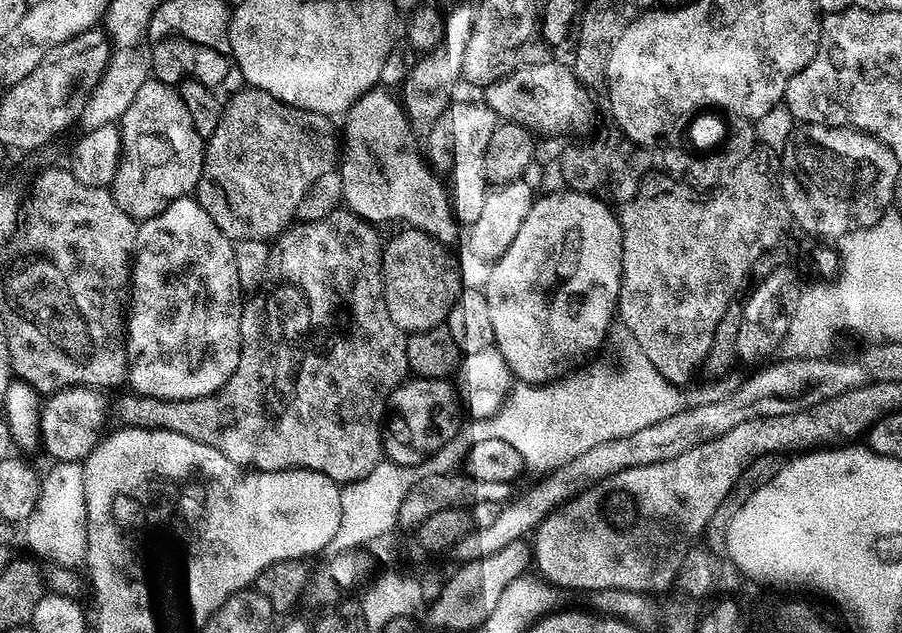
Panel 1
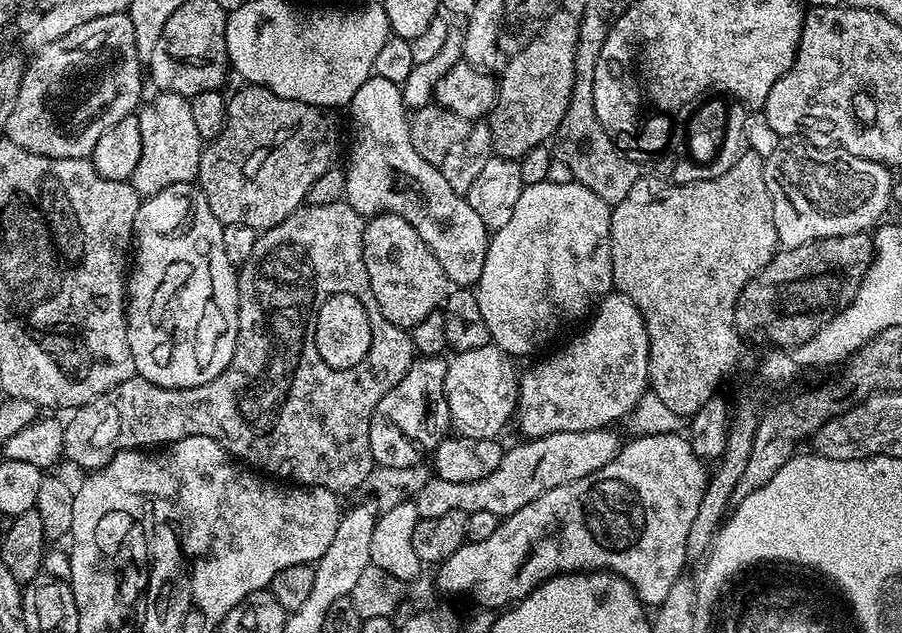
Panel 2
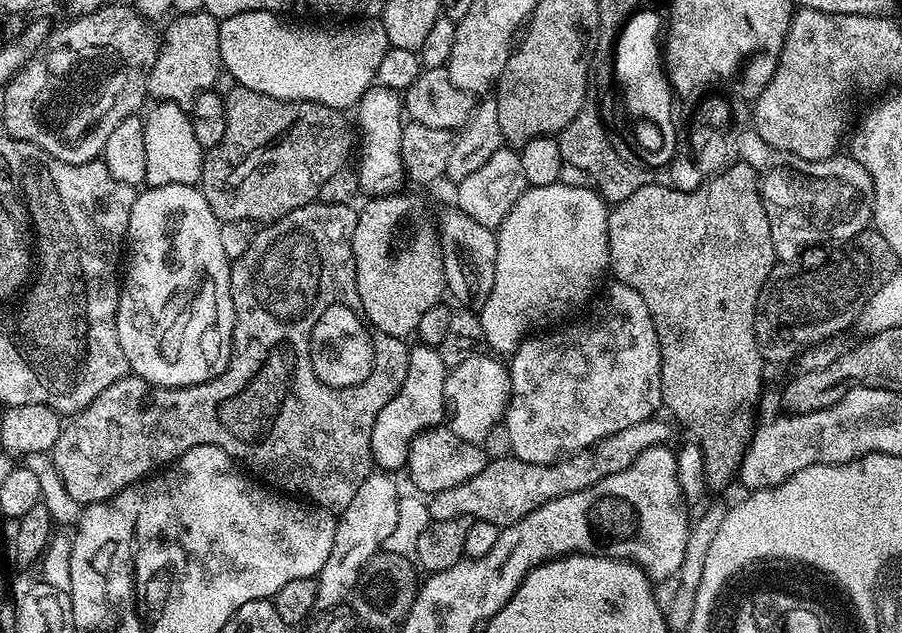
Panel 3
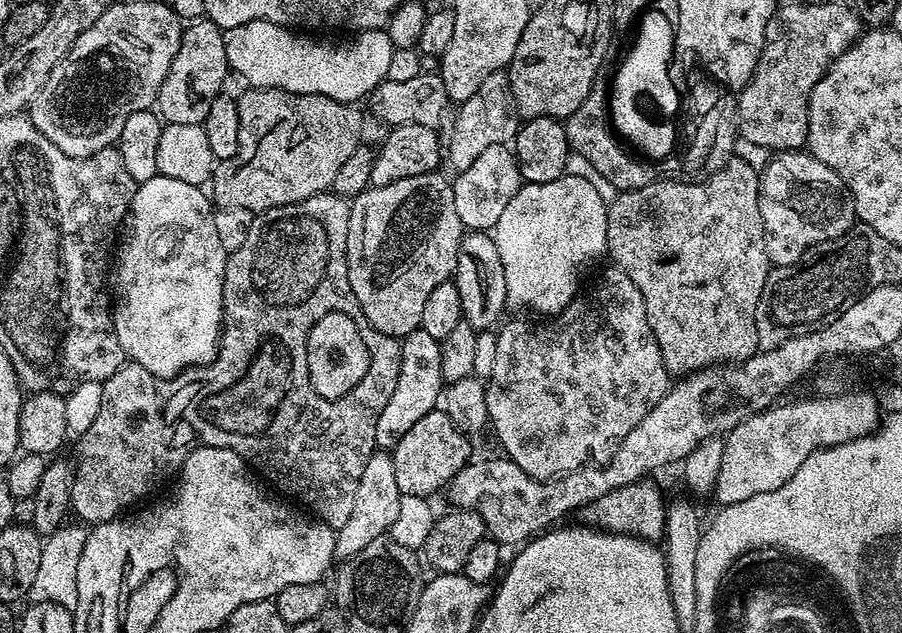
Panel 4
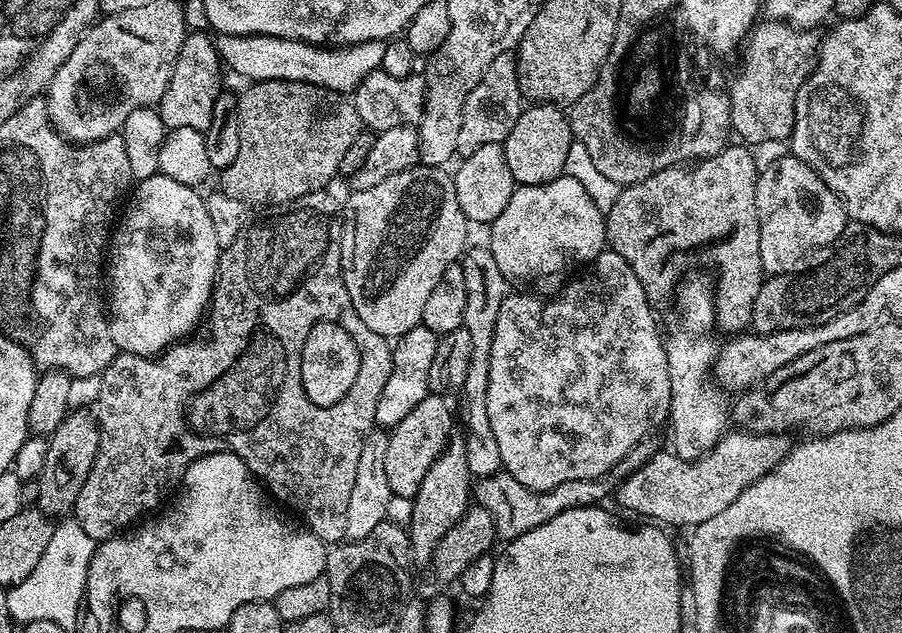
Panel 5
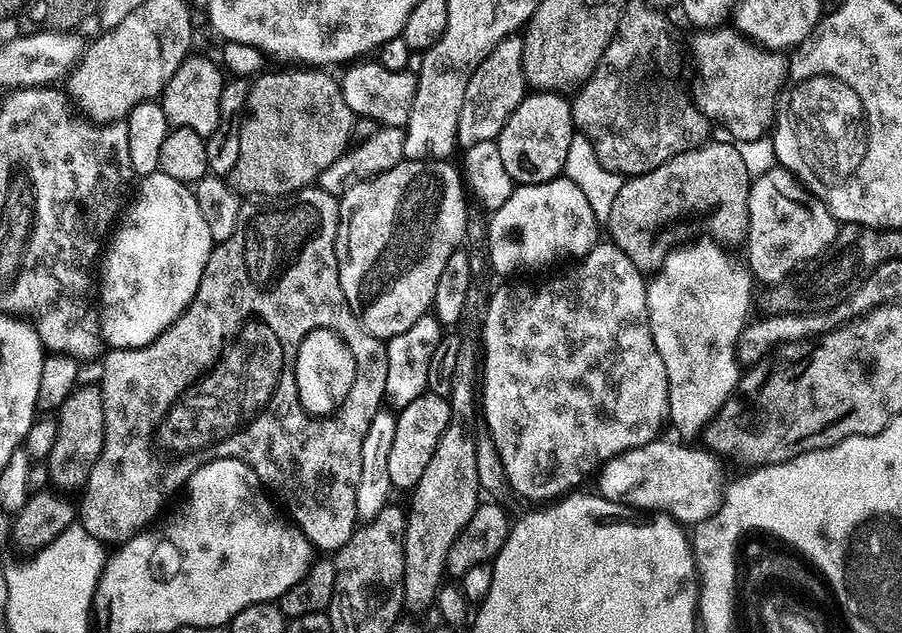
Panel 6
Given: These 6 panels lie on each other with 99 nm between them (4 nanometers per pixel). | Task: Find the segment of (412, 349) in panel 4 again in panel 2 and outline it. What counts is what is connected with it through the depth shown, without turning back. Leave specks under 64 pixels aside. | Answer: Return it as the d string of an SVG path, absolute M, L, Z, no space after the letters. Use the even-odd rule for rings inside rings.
M421 355L419 358L413 359L410 370L406 370L402 382L398 382L398 386L394 386L394 390L390 390L382 398L382 402L378 402L377 408L372 416L372 429L369 440L369 456L372 457L373 465L379 467L411 467L421 458L420 455L431 454L435 452L439 445L436 441L436 434L441 432L444 436L449 435L450 429L445 424L440 424L444 420L451 420L450 406L447 405L446 396L446 372L448 368L448 360L440 356Z

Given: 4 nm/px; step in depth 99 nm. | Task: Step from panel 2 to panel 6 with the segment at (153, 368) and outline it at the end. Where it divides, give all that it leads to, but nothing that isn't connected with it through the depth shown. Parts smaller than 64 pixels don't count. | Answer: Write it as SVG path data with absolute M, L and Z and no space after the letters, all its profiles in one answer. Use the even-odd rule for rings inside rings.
M159 170L143 177L139 183L140 189L132 205L130 200L111 233L112 241L110 236L103 249L102 263L98 268L98 331L101 341L109 349L141 348L165 332L188 309L214 247L206 218L202 218L195 191L189 185Z

